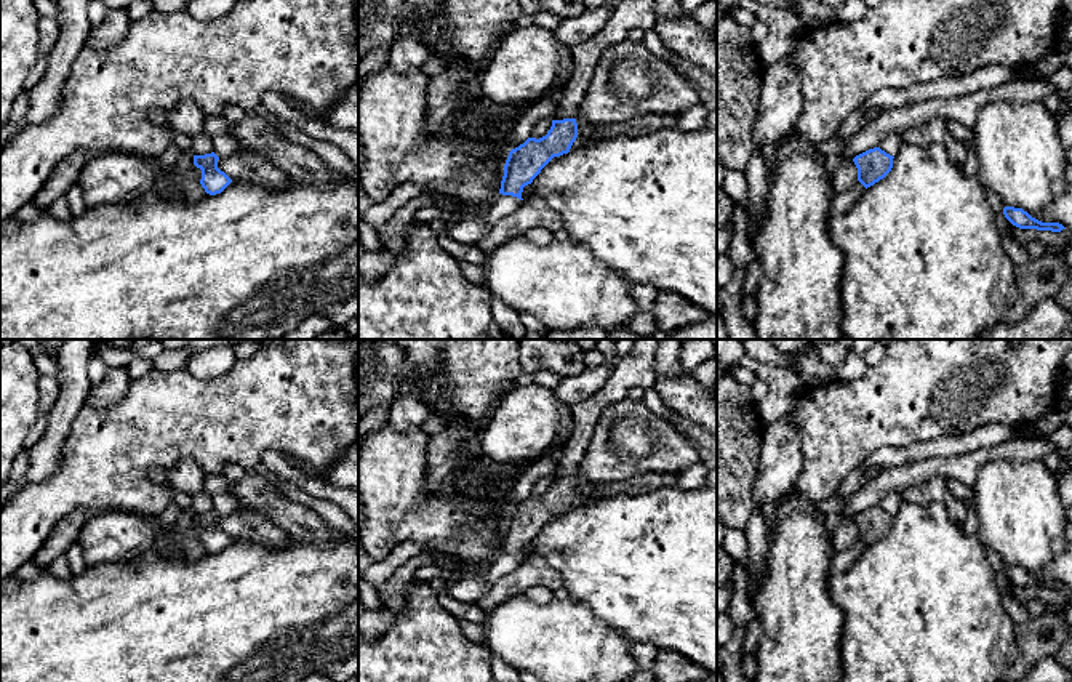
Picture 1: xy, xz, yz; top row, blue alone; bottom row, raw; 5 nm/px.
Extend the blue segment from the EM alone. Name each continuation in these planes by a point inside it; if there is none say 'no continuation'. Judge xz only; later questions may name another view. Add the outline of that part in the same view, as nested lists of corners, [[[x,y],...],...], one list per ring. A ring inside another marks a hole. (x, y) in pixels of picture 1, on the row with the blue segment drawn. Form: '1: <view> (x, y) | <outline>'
no continuation

